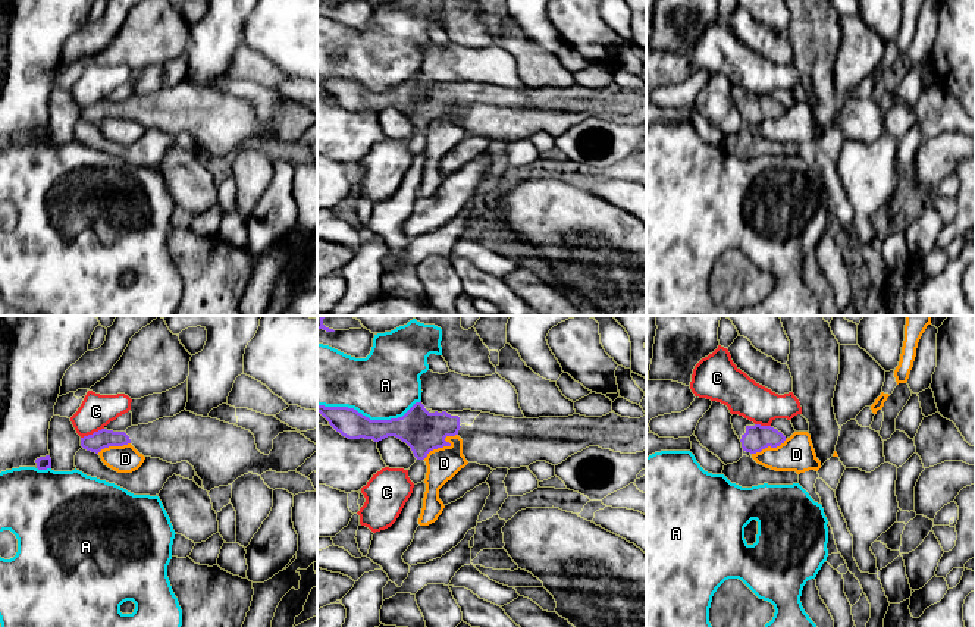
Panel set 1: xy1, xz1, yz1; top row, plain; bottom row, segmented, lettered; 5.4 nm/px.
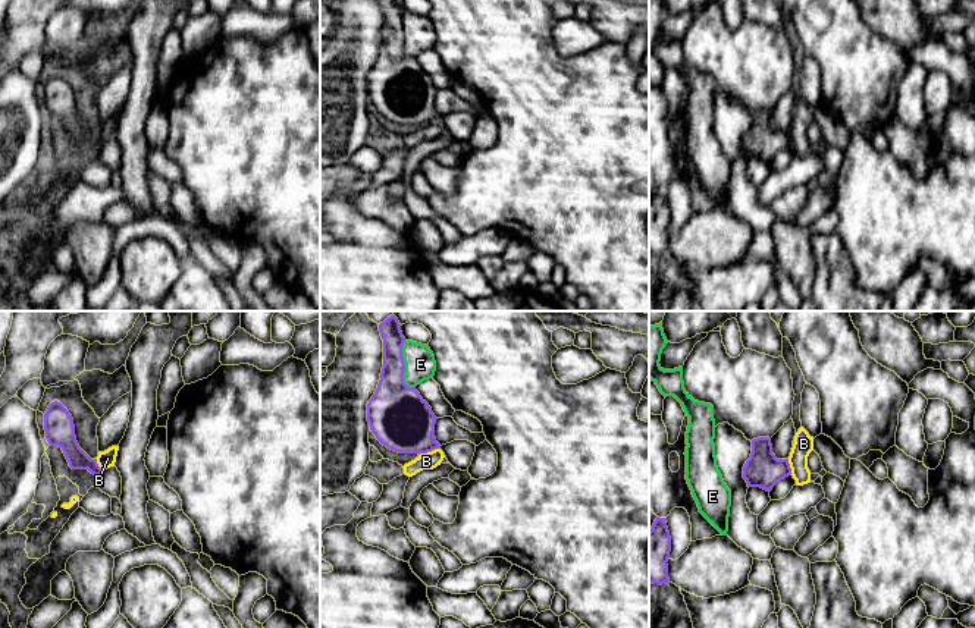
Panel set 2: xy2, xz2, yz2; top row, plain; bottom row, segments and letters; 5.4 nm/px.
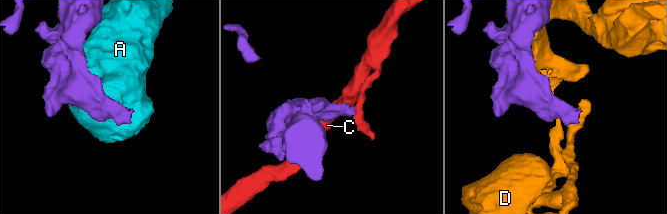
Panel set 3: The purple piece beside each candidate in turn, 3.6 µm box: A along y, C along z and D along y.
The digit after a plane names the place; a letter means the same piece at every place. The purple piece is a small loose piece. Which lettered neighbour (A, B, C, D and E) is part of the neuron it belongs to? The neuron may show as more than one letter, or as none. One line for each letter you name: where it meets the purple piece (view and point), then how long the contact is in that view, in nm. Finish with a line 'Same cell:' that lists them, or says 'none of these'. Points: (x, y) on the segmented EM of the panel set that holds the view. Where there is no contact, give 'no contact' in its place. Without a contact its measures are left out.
Same cell: none of these

